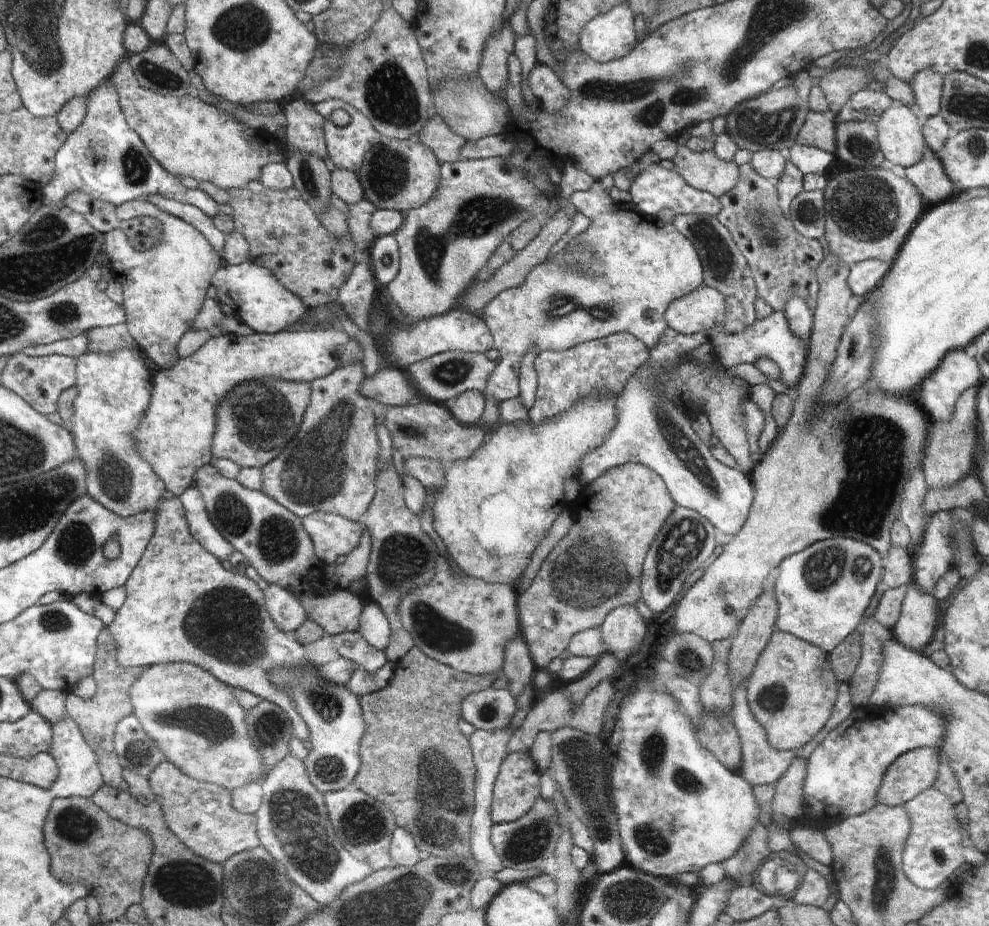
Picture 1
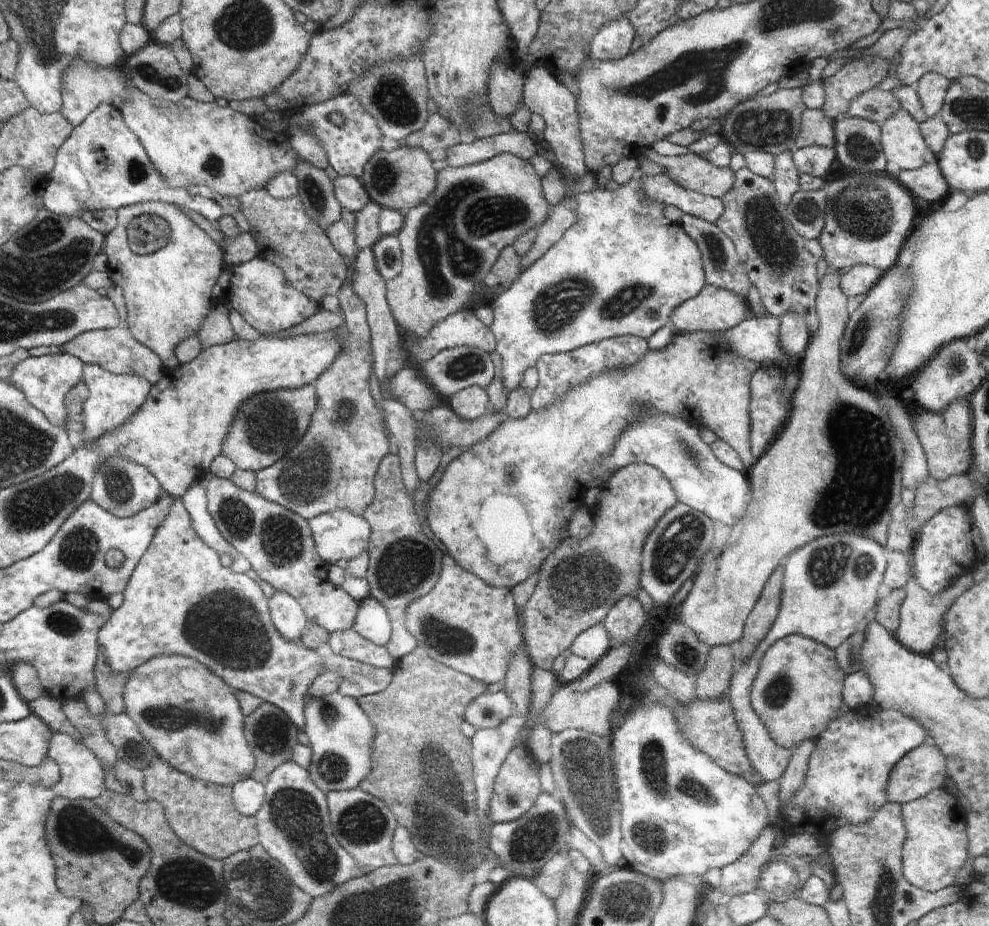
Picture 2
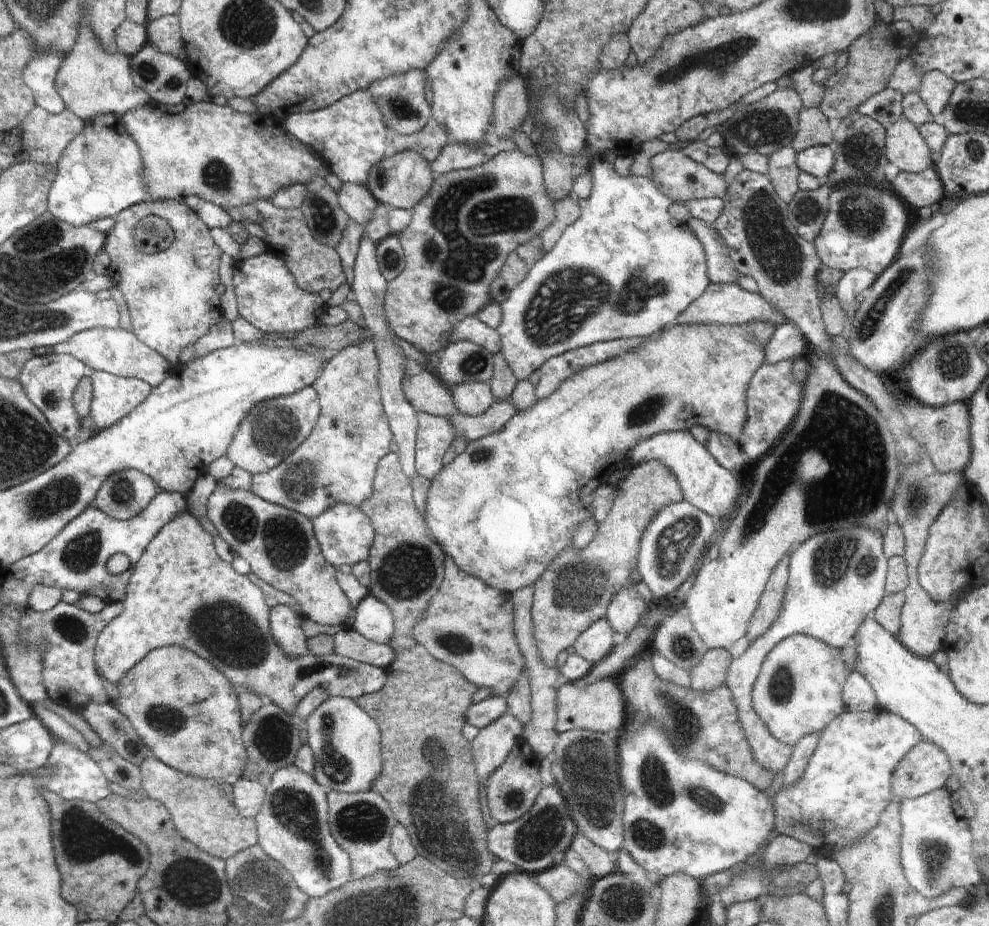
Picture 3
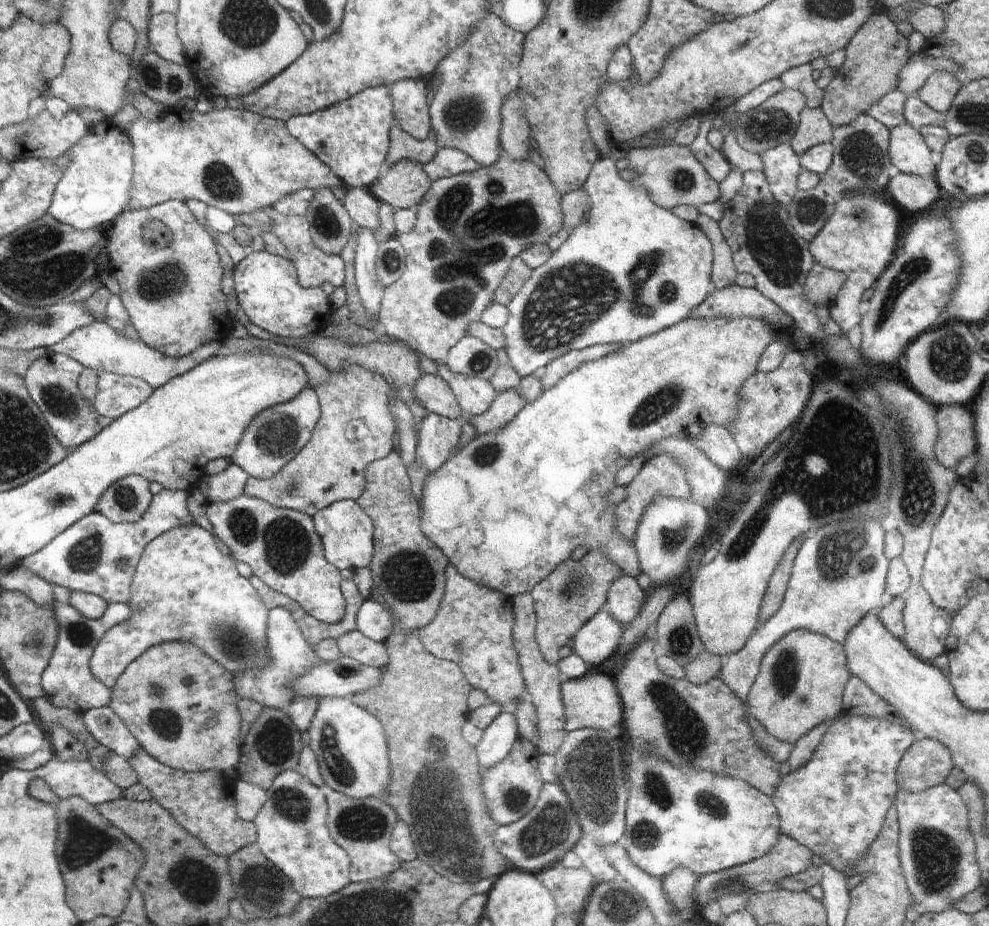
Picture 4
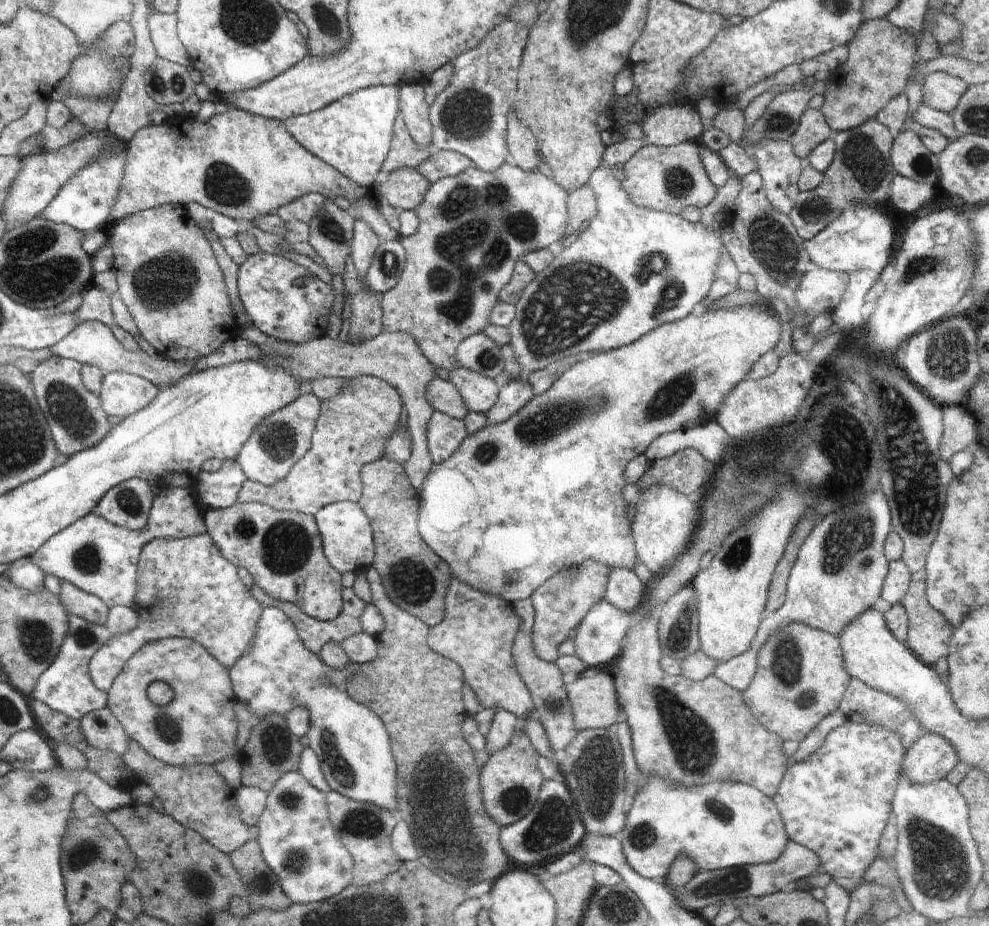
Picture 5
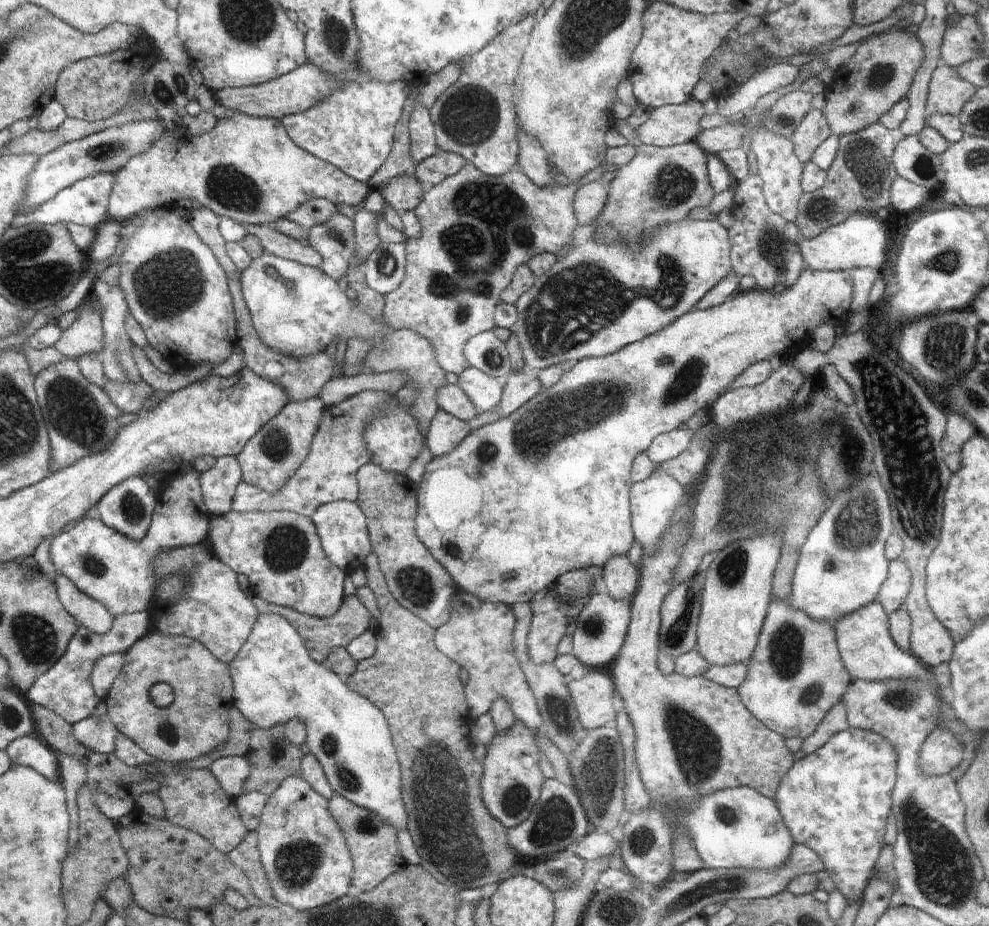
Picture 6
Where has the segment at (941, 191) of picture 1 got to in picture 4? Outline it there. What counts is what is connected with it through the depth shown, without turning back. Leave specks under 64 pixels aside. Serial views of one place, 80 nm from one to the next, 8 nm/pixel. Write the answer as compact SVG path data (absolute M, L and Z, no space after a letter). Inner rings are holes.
M900 173L888 184L890 196L904 212L918 212L928 208L940 196L940 186L932 177L921 178Z

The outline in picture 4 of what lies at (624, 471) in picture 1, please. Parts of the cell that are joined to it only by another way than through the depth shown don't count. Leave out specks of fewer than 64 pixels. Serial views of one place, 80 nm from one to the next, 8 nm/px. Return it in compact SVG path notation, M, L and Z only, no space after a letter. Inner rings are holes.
M670 454L656 455L647 459L634 480L625 487L626 498L616 504L615 521L617 522L617 531L632 542L635 539L637 522L640 520L643 510L654 498L691 499L692 497L684 470L674 462L674 458ZM590 551L577 562L568 559L560 563L531 591L537 617L535 640L546 663L556 665L561 660L559 649L574 639L592 616L606 608L609 587L620 573L624 572L604 553Z

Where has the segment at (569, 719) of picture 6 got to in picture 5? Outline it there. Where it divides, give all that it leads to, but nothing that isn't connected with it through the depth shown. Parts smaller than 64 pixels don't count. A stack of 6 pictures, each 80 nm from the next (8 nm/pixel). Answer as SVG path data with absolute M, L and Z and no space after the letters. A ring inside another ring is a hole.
M518 600L513 603L514 613L521 620L518 633L513 641L512 655L516 662L516 669L522 678L524 685L530 692L536 714L536 718L542 727L550 746L554 752L562 751L574 738L576 738L576 728L574 728L574 720L568 696L564 690L563 673L558 669L555 663L545 662L542 658L538 658L532 639L532 630L534 630L535 613L532 600Z

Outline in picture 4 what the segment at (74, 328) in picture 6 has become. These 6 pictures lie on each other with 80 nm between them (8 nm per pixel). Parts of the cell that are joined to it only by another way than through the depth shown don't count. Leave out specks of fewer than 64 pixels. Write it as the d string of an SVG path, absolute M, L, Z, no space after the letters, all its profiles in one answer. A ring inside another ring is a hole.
M98 321L94 322L94 324L88 324L84 328L74 330L73 334L64 338L59 344L50 346L48 350L50 354L61 353L68 356L80 362L83 368L94 370L94 372L108 372L140 378L149 386L152 386L153 389L158 389L166 384L168 380L181 376L184 372L188 372L198 364L210 359L216 354L220 345L220 342L208 342L204 346L198 346L194 352L188 354L188 357L174 359L166 357L160 352L149 348L142 341L132 339L123 332L113 330L108 324Z

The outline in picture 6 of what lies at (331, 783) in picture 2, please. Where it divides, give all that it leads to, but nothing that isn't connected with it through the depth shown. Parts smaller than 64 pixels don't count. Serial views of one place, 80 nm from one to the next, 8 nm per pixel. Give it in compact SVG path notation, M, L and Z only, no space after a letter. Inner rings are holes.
M266 613L256 619L248 640L244 643L238 654L228 664L229 673L233 680L233 706L236 707L256 729L269 729L276 725L286 726L287 722L292 719L301 720L305 724L306 729L306 746L310 749L309 754L314 756L320 763L325 777L329 785L335 790L336 793L342 795L347 801L350 801L356 806L369 810L374 813L380 821L386 820L388 826L396 828L396 832L403 831L406 828L406 812L404 812L404 804L400 798L400 764L396 758L396 750L392 746L392 738L390 738L390 728L384 720L384 712L374 708L374 705L367 700L365 696L354 692L348 688L342 676L337 675L326 664L316 662L304 646L302 637L298 631L282 616L276 613Z

